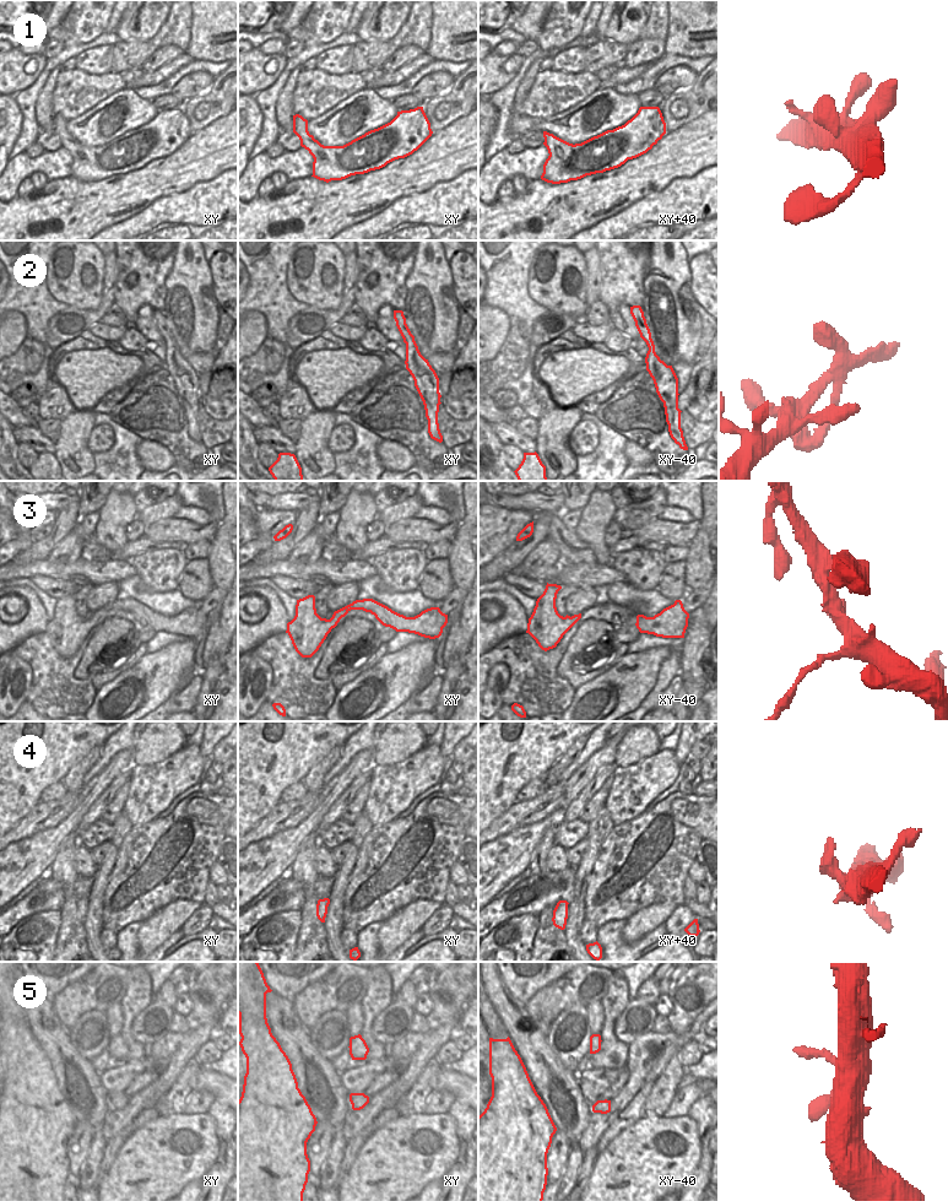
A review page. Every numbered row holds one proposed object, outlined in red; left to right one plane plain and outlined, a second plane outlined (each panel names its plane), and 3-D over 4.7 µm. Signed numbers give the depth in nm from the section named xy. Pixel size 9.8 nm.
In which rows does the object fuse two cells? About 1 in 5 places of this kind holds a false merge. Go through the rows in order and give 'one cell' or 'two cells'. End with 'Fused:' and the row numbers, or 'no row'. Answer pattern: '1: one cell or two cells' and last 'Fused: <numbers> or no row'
1: one cell
2: one cell
3: one cell
4: one cell
5: one cell
Fused: no row

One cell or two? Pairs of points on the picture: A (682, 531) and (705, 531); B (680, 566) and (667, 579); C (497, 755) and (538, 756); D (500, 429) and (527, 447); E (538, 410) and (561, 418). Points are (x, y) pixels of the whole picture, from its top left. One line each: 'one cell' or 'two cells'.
A: two cells
B: one cell
C: one cell
D: one cell
E: two cells

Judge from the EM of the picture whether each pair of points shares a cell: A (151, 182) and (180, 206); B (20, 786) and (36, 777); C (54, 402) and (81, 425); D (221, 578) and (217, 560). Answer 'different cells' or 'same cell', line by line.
A: different cells
B: same cell
C: different cells
D: same cell

